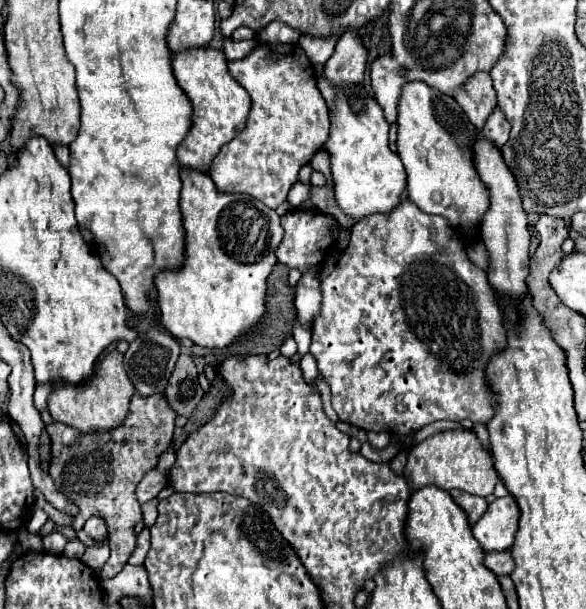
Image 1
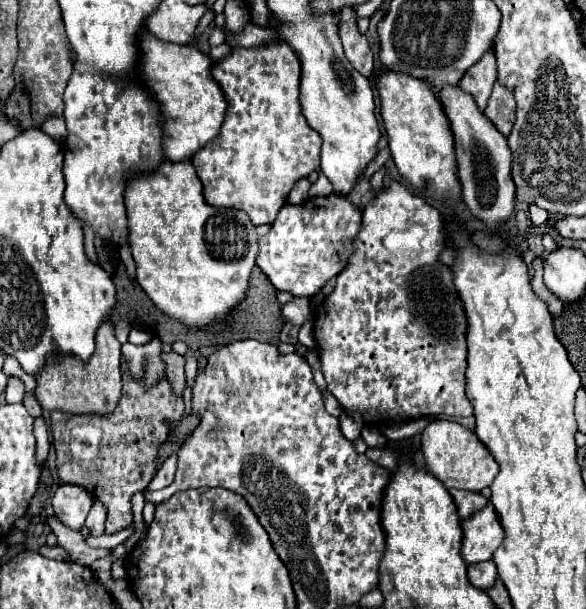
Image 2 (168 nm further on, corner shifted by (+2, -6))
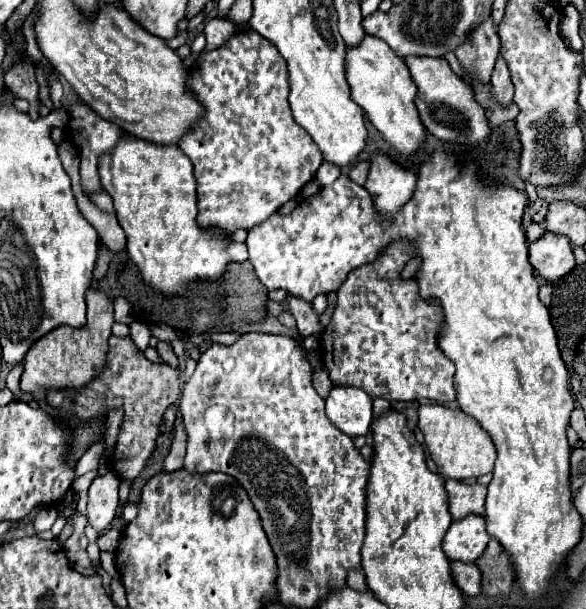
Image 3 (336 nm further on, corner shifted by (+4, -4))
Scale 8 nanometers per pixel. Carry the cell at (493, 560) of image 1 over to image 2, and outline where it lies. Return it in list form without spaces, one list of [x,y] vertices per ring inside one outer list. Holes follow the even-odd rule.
[[[487,560],[487,562],[479,562],[479,564],[471,564],[469,570],[467,570],[467,576],[471,578],[471,584],[475,588],[481,588],[481,590],[487,590],[495,584],[495,578],[497,578],[497,566],[493,560]]]

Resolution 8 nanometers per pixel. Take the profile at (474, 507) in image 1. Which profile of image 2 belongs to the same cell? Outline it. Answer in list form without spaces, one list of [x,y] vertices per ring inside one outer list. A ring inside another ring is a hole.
[[[449,490],[449,492],[457,504],[457,512],[461,520],[467,520],[469,516],[473,516],[477,510],[481,510],[489,502],[479,492],[469,492],[469,490]]]

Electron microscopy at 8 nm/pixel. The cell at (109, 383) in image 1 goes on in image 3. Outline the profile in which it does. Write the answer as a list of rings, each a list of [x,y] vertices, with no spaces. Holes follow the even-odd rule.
[[[91,288],[87,292],[87,326],[85,328],[59,328],[49,332],[49,336],[43,336],[41,340],[37,340],[37,344],[33,344],[31,352],[25,356],[23,362],[23,376],[21,376],[21,390],[23,392],[37,392],[37,390],[69,390],[69,388],[85,388],[97,374],[101,374],[101,370],[105,368],[105,358],[109,352],[109,336],[111,336],[111,328],[113,328],[115,316],[113,316],[113,302],[99,290]]]

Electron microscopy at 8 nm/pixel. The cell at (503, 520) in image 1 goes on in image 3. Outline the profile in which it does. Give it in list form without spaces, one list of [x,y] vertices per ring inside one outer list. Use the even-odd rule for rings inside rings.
[[[469,514],[465,516],[465,520],[457,520],[451,524],[443,540],[443,550],[451,560],[475,562],[477,556],[485,552],[489,540],[491,538],[485,530],[485,518]]]

